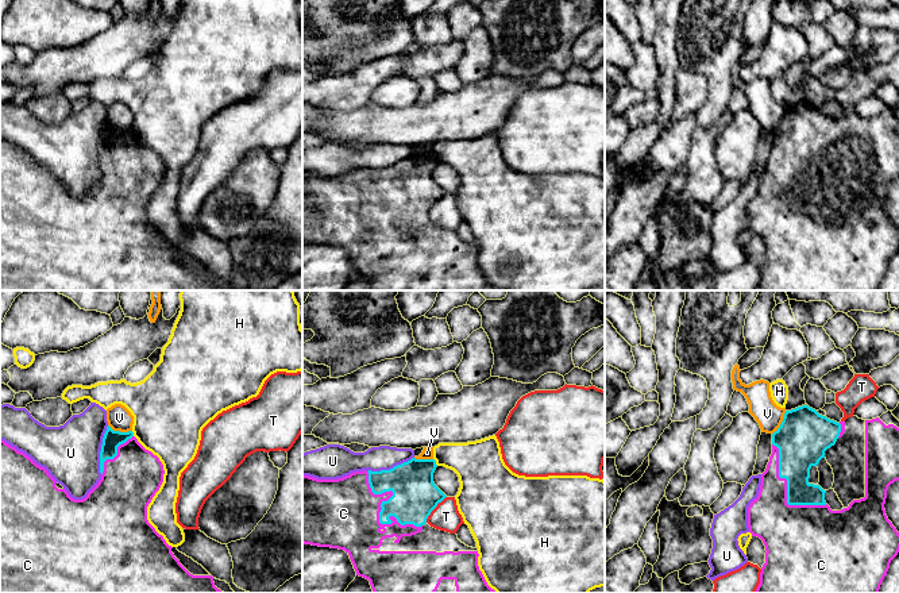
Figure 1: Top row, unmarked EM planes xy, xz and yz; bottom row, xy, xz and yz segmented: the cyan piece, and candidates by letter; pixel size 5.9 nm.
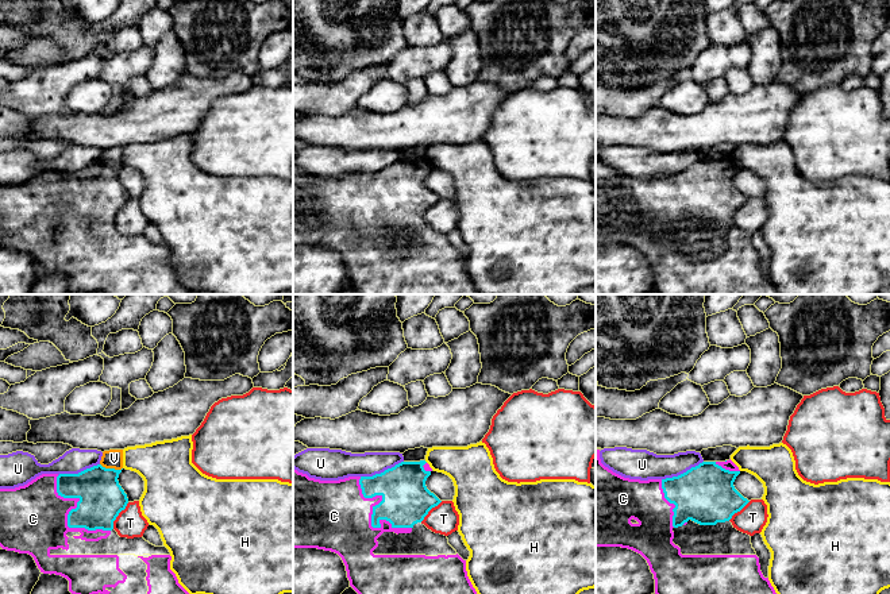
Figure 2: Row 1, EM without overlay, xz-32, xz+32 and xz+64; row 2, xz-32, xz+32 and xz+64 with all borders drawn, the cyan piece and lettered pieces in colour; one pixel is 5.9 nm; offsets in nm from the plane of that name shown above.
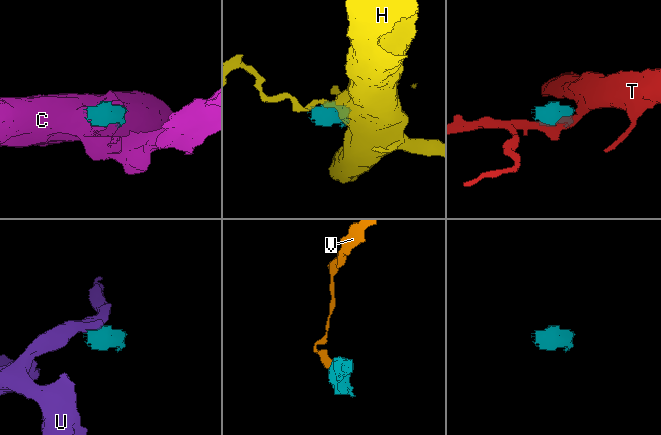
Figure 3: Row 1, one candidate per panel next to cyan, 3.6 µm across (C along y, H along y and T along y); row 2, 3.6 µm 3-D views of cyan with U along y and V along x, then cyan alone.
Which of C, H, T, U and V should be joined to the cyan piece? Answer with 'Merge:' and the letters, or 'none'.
Merge: C

